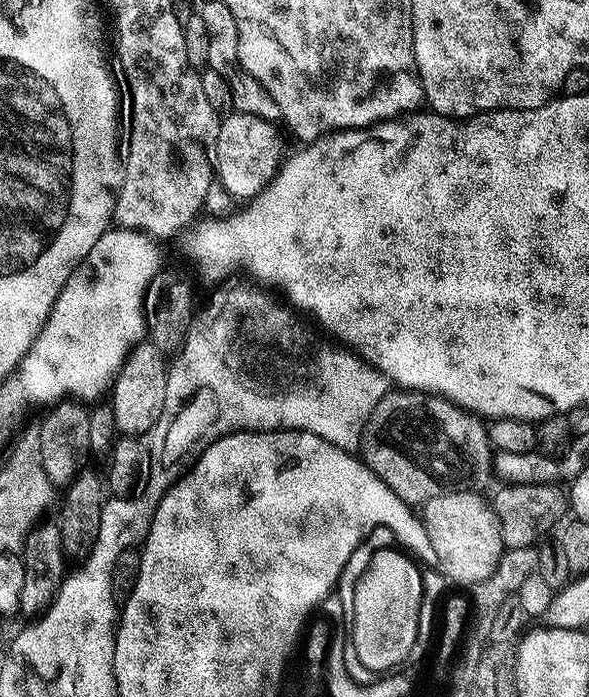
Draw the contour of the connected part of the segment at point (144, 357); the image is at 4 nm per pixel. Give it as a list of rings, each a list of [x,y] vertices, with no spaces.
[[[141,342],[129,352],[110,389],[110,406],[114,410],[117,433],[140,438],[152,431],[158,414],[162,414],[162,406],[166,406],[169,367],[165,352],[151,342]]]

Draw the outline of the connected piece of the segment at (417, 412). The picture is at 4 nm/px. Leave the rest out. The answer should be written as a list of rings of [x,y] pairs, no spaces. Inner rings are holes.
[[[390,390],[374,406],[374,414],[364,427],[359,455],[368,469],[375,474],[385,488],[394,490],[409,506],[422,506],[430,498],[445,496],[451,492],[483,493],[484,487],[494,480],[494,449],[485,421],[474,412],[453,404],[444,396],[415,390]]]

